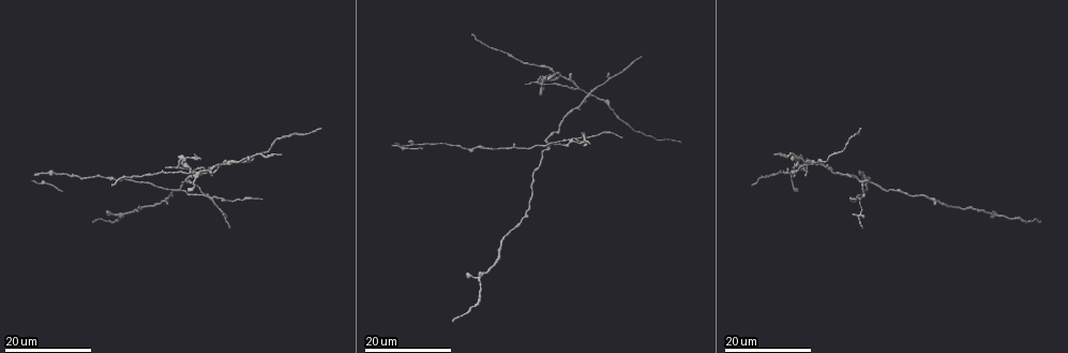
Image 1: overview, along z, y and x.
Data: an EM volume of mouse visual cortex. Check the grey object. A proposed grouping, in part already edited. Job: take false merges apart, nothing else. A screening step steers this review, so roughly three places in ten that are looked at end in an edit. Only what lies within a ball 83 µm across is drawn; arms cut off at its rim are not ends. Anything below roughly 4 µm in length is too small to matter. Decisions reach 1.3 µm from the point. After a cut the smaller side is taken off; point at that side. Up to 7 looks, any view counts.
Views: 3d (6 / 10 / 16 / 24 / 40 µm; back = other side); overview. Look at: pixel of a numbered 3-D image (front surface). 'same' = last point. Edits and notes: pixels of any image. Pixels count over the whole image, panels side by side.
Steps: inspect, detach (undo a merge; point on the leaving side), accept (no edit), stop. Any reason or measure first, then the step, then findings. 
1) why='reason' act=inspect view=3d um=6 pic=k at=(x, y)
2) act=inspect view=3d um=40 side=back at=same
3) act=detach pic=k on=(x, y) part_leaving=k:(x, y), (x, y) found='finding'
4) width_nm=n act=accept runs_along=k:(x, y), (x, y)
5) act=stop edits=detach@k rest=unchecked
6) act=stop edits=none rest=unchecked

why='four-way junction' act=inspect view=3d um=16 pic=1 at=(227, 160)

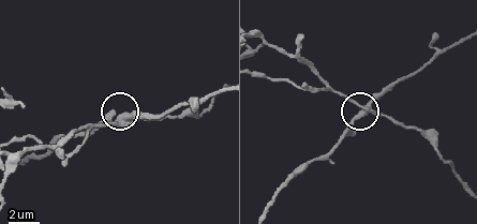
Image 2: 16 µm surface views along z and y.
why='zoom in' act=inspect view=3d um=6 pic=2 at=(126, 118)

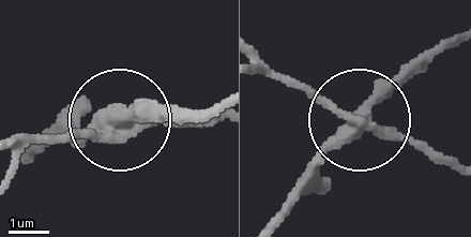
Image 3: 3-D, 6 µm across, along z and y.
why='other side' act=inspect view=3d um=6 side=back pic=3 at=(112, 115)

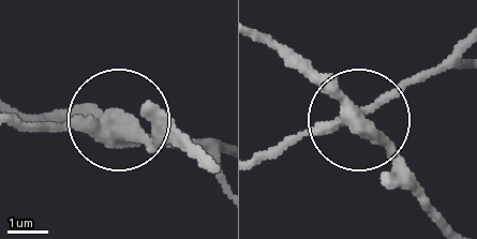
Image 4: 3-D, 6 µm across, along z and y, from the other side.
side_arm_um=30 act=detach pic=4 on=(398, 86) part_leaving=4:(107, 133), (217, 143) found='two cells meet here'

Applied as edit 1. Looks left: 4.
why='redraw' act=inspect view=overview

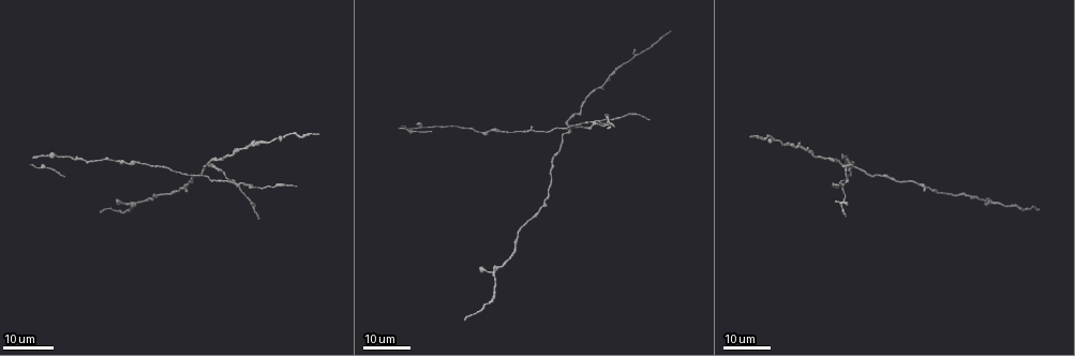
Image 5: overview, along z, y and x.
act=inspect view=3d um=24 pic=5 at=(237, 184)

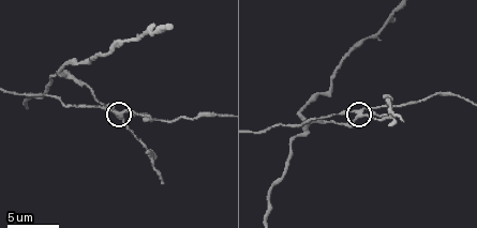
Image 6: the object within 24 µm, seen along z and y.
act=inspect view=3d um=10 pic=6 at=(356, 113)

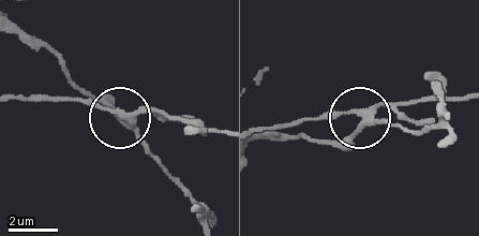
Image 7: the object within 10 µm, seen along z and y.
arms=4 act=detach pic=7 on=(403, 119) found='a second cell is stuck on'

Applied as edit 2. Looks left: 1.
act=stop edits=detach@4,detach@7 rest=unchecked

